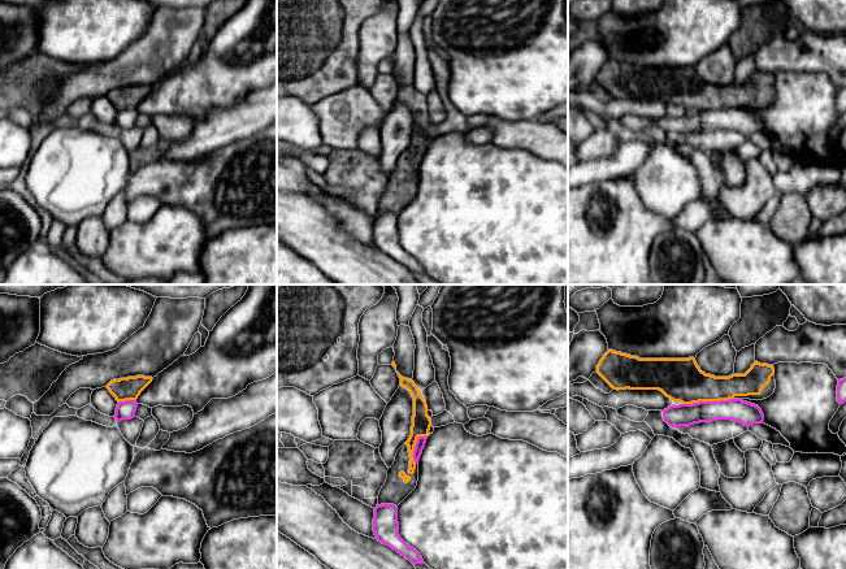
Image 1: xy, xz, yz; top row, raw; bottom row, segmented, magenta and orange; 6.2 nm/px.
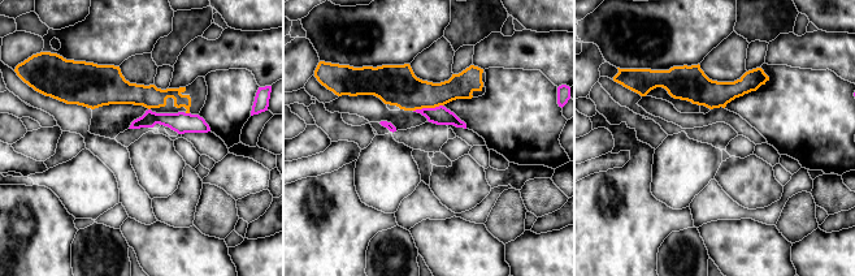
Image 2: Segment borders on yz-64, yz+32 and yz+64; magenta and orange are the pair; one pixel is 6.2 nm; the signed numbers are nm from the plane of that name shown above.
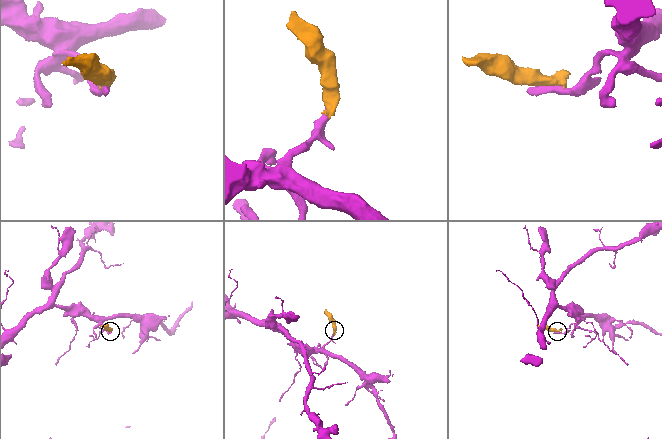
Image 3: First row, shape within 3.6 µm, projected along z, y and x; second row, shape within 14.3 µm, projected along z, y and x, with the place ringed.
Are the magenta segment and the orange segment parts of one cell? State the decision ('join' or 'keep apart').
keep apart

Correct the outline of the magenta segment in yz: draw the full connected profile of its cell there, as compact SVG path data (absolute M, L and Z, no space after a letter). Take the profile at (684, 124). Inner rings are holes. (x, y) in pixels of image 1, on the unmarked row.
M729 108L693 113L673 113L663 120L663 127L669 135L676 138L716 129L732 129L749 136L754 133L763 133L764 123L755 113L741 108Z

